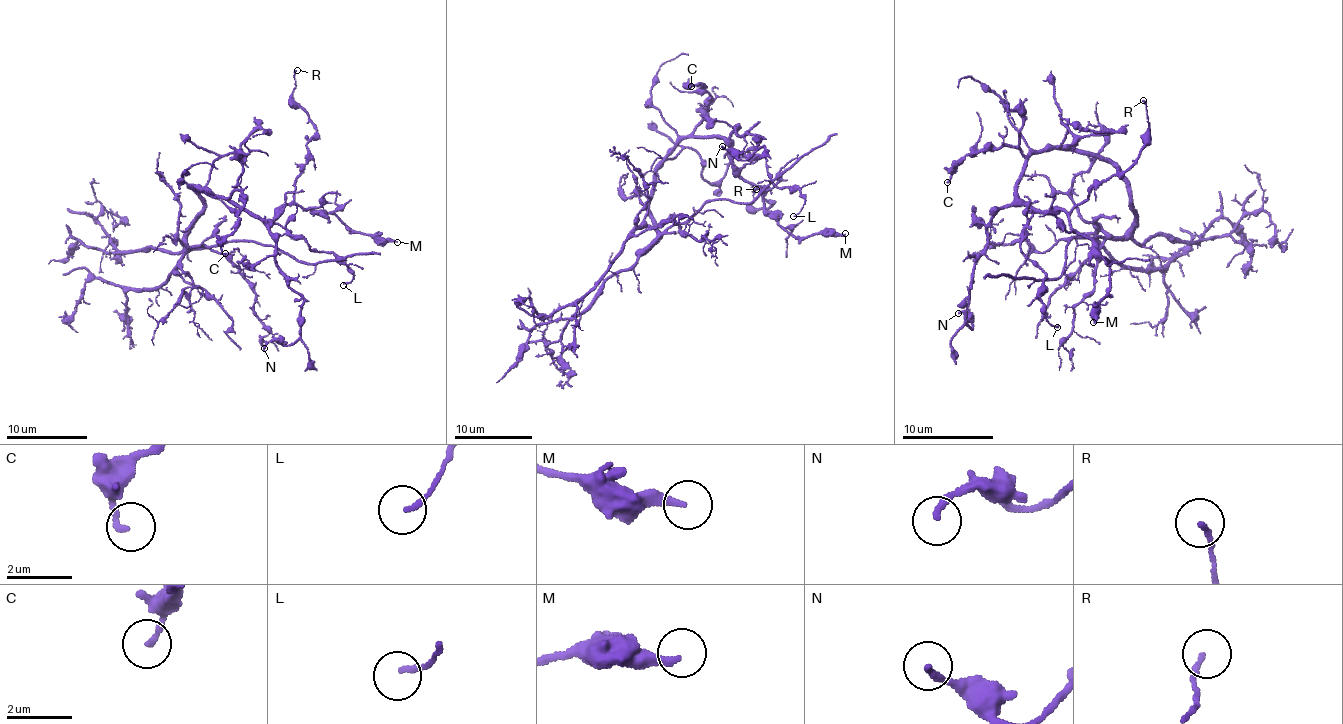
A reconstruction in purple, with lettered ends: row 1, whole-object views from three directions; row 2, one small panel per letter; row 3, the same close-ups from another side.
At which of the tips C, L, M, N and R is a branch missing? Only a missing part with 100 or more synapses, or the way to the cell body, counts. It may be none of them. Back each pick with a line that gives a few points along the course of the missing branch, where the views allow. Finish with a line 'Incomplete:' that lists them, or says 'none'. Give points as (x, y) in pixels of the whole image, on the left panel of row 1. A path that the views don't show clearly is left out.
Incomplete: none

